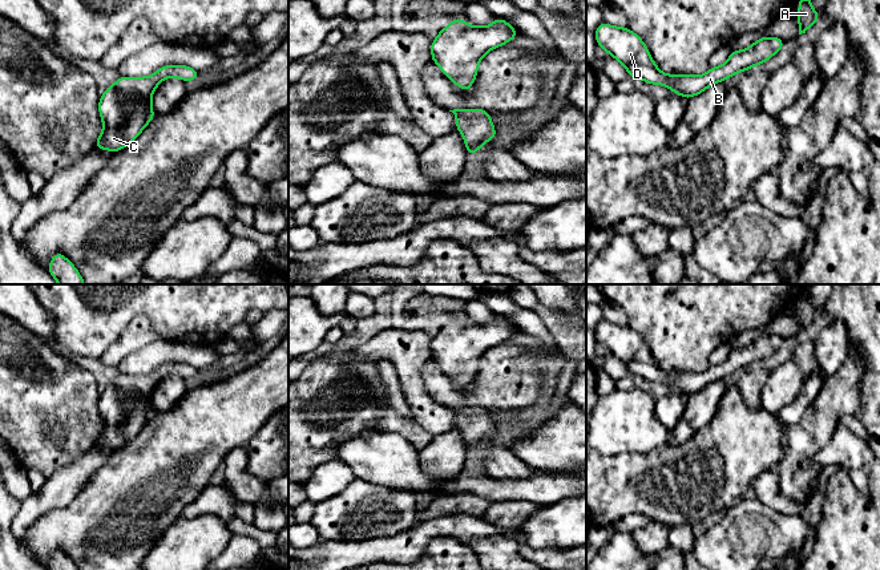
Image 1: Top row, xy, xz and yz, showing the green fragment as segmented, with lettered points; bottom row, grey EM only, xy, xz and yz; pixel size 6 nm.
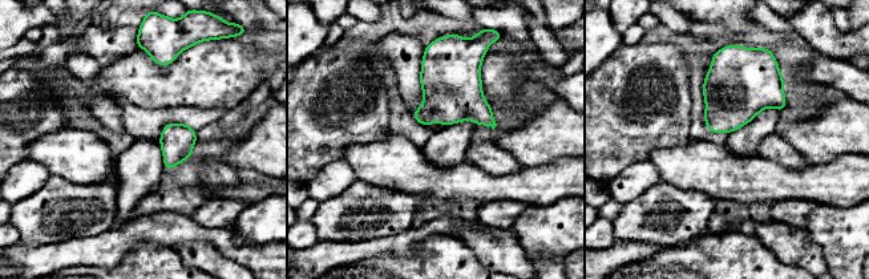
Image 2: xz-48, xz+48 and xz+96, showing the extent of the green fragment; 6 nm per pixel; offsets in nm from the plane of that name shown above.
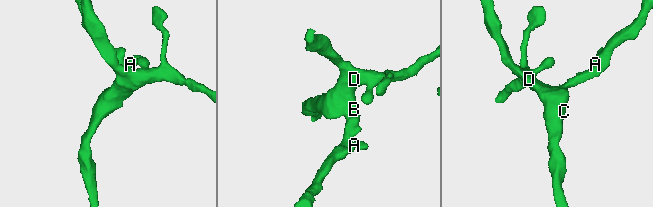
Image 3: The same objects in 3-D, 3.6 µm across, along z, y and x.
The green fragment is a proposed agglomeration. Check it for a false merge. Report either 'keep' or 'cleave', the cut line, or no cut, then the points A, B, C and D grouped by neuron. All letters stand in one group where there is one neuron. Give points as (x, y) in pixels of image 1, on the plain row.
keep | no cut | A B C D

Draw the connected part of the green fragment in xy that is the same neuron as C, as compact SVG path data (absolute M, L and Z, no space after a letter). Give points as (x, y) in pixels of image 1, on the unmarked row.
M166 363L148 375L121 373L100 395L98 409L104 427L93 445L117 450L137 437L154 416L152 393L158 381L174 375L193 379L199 371L186 363Z

